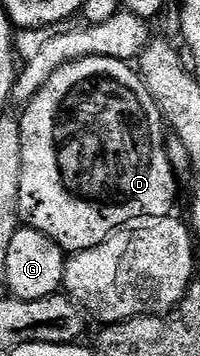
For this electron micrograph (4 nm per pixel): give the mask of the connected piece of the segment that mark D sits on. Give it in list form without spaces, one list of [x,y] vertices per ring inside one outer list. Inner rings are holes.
[[[83,57],[77,61],[66,63],[28,102],[23,110],[24,117],[19,118],[20,134],[22,135],[22,183],[20,184],[20,219],[29,229],[36,229],[46,235],[61,249],[69,254],[80,253],[83,249],[102,243],[113,233],[143,222],[145,219],[159,219],[169,216],[176,205],[176,173],[172,160],[168,158],[166,144],[166,122],[154,103],[148,88],[144,86],[139,72],[129,62],[119,61],[113,57]]]

